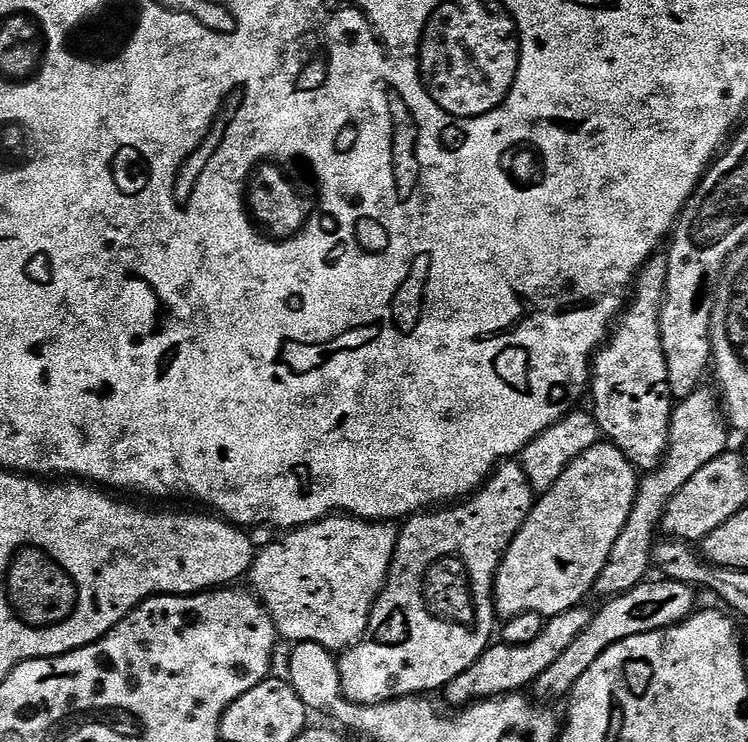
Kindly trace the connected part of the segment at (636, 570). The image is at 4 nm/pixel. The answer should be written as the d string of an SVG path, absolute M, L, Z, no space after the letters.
M701 386L696 389L694 394L690 394L673 407L670 434L668 435L668 452L664 455L662 463L653 472L647 473L636 485L636 497L632 503L630 518L626 518L626 526L622 526L622 534L618 534L618 542L614 542L614 546L610 550L608 565L604 567L602 574L596 580L594 592L595 595L600 595L600 598L621 596L645 583L646 577L649 575L649 573L647 574L648 568L650 572L653 567L652 549L658 540L658 527L661 525L664 511L668 509L670 498L674 498L674 494L678 494L678 490L682 490L682 486L686 486L686 482L690 482L690 478L694 478L694 474L698 474L698 470L702 470L702 466L706 466L706 462L723 456L725 452L729 451L730 425L721 411L721 397L713 389L712 392L707 386Z

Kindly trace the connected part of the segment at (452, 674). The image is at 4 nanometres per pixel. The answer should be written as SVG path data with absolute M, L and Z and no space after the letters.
M505 462L493 471L492 475L488 477L487 480L484 481L483 484L480 485L479 488L476 489L475 492L472 493L471 496L461 499L459 502L453 503L451 506L440 506L435 510L425 510L419 514L413 514L407 519L403 521L399 525L398 535L396 537L396 549L392 554L392 565L388 570L388 580L384 583L384 588L380 592L380 597L374 602L374 606L372 607L372 613L370 614L370 618L368 619L368 630L364 633L364 639L357 642L357 644L352 645L350 648L344 649L343 652L339 653L338 656L338 669L339 669L339 680L341 686L341 692L344 695L344 699L350 701L352 704L385 704L386 702L390 702L391 700L400 700L403 696L418 696L423 697L425 694L432 694L428 692L436 692L439 693L441 690L448 687L450 682L454 682L454 678L458 678L458 674L462 674L466 670L470 670L470 666L474 666L474 662L478 662L478 658L489 648L489 646L493 643L494 637L492 637L492 631L494 633L498 628L498 617L496 614L496 605L492 603L492 586L496 578L496 571L498 570L498 566L502 562L502 558L504 557L504 552L510 546L510 542L515 536L518 534L518 530L524 523L526 522L526 518L532 513L532 505L534 503L534 493L532 491L532 487L528 484L528 479L526 478L526 474L523 470L521 470L519 463L516 462Z

